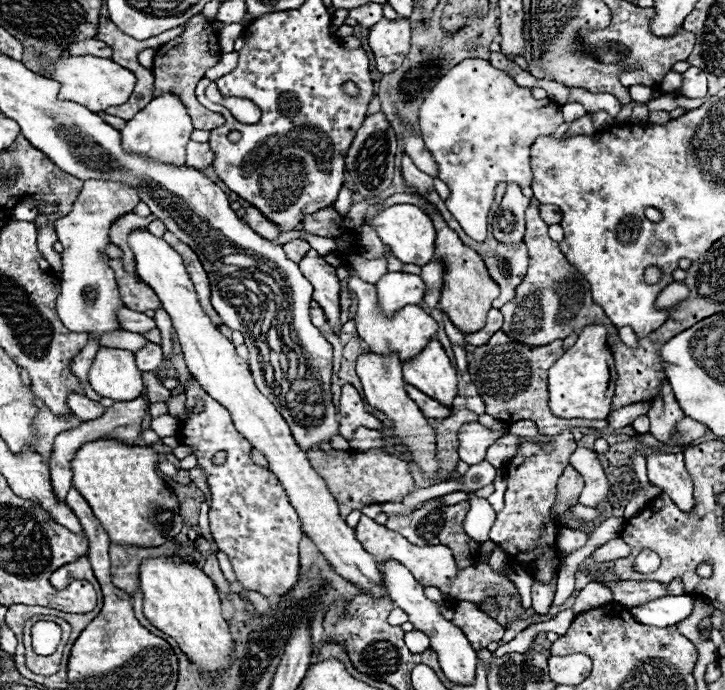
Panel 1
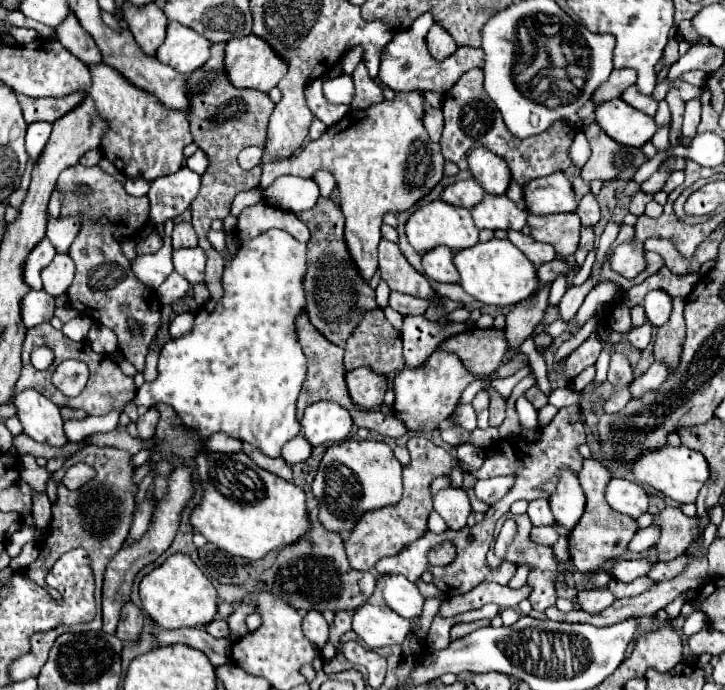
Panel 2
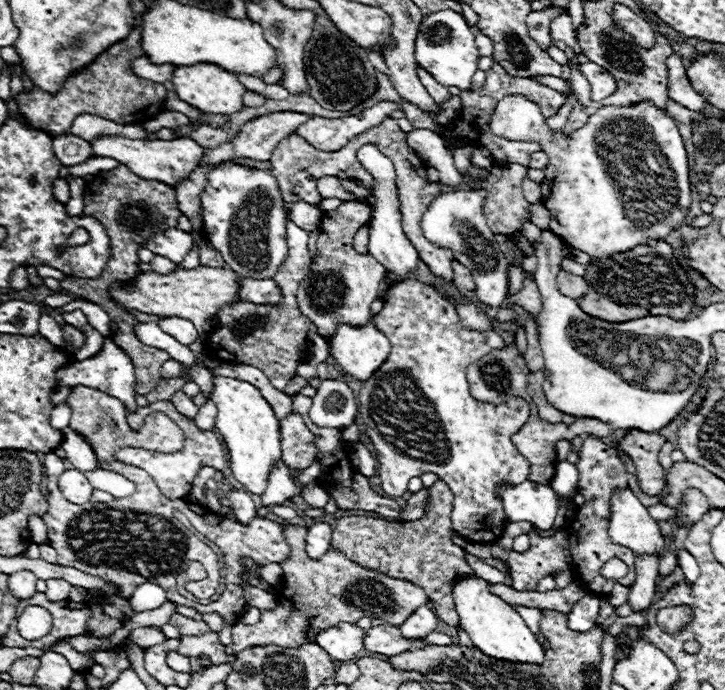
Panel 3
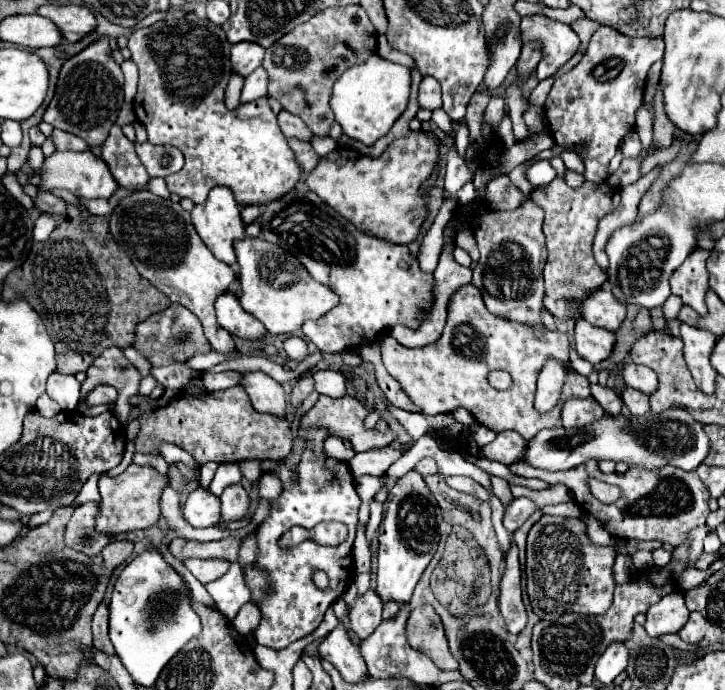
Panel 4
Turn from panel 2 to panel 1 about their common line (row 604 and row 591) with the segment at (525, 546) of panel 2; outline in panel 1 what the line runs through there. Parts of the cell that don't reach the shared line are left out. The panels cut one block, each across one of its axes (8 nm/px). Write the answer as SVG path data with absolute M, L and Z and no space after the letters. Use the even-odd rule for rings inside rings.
M534 580L532 586L532 608L536 614L548 614L548 608L554 600L554 582L542 584Z

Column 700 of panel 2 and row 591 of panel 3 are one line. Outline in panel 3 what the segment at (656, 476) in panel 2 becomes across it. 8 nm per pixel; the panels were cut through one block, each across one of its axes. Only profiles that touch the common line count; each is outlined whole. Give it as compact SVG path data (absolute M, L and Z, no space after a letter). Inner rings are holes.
M464 578L454 586L454 602L460 616L460 622L464 630L468 632L472 644L486 656L494 660L504 662L528 662L528 664L542 664L544 662L544 650L524 624L524 620L518 616L518 612L508 606L506 602L500 602L500 598L488 594L486 580L482 578Z

